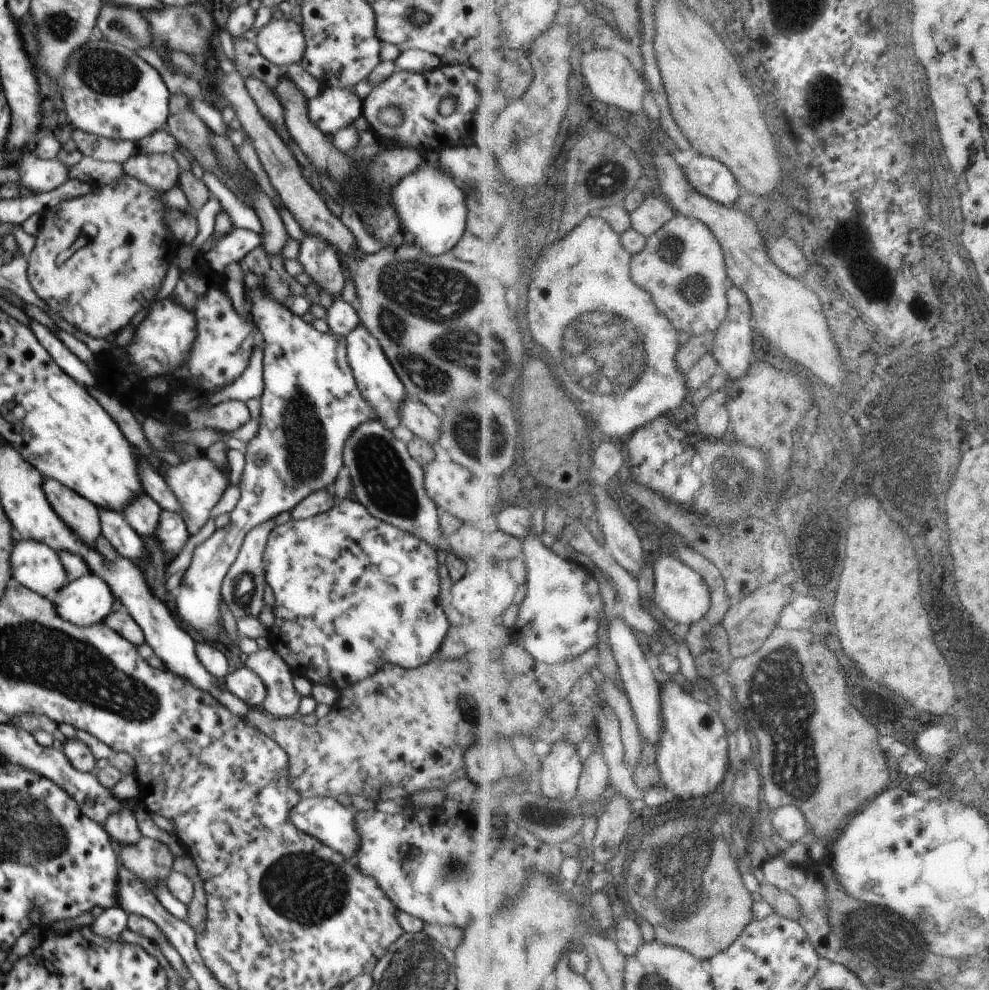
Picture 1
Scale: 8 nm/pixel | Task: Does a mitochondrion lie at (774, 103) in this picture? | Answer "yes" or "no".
no

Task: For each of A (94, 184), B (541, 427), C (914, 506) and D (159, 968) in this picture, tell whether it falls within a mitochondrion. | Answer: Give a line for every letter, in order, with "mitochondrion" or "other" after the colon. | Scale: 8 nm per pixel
A: other
B: other
C: mitochondrion
D: other

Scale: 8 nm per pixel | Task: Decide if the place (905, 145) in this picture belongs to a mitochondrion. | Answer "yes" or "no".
yes

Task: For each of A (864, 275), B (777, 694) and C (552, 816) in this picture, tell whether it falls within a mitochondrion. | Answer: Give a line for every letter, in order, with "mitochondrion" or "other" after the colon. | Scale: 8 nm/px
A: mitochondrion
B: mitochondrion
C: mitochondrion

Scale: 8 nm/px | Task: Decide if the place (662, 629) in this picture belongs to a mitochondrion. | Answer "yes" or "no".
no

